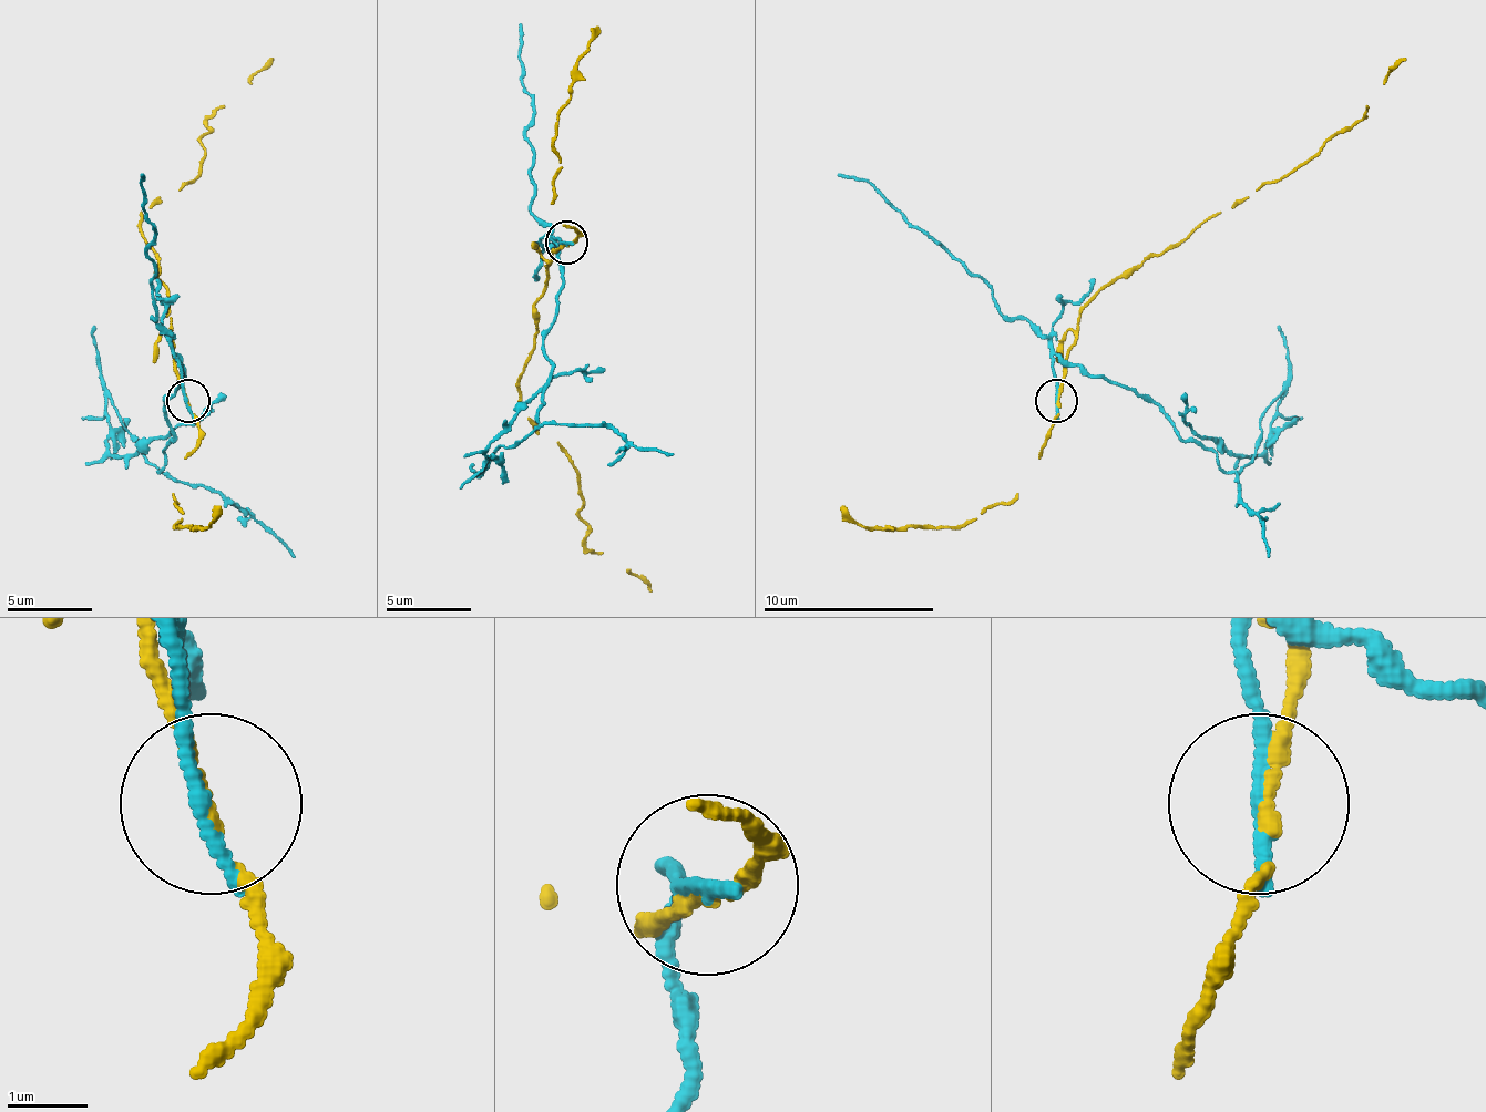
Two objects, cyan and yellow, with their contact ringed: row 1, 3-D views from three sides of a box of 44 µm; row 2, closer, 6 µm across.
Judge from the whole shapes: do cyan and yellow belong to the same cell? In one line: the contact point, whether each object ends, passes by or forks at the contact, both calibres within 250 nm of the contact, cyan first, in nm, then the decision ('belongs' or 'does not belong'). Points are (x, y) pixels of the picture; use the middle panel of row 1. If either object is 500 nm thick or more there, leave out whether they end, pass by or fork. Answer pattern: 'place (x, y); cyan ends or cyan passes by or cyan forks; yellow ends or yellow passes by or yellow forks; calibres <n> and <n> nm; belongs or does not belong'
place (566, 243); cyan passes by; yellow passes by; calibres 140 and 130 nm; does not belong

